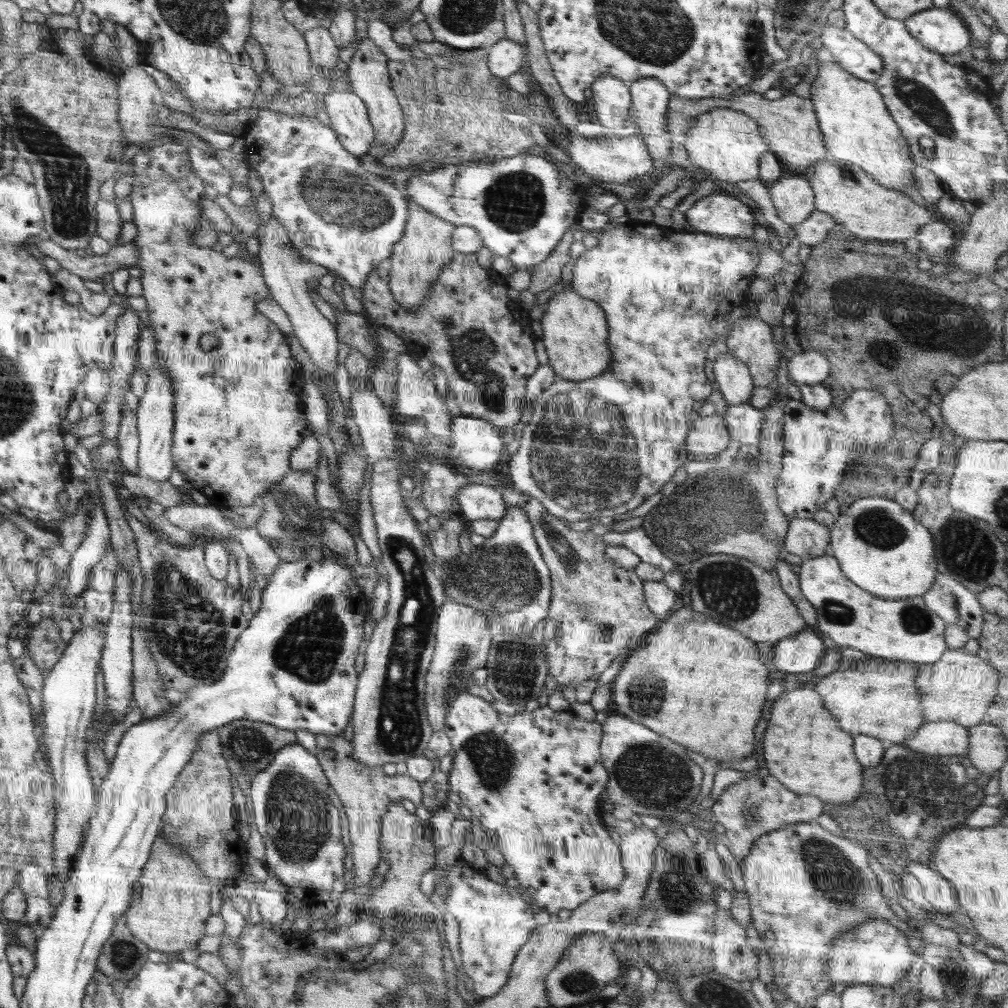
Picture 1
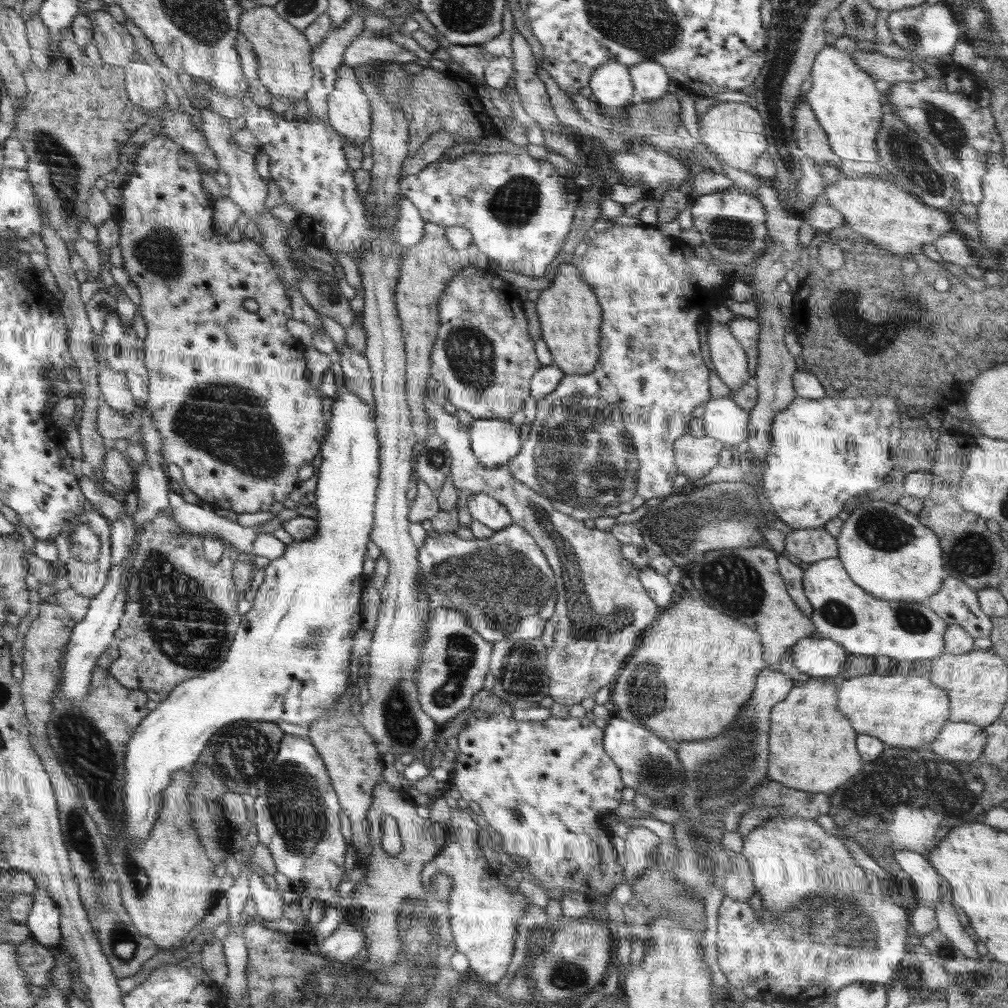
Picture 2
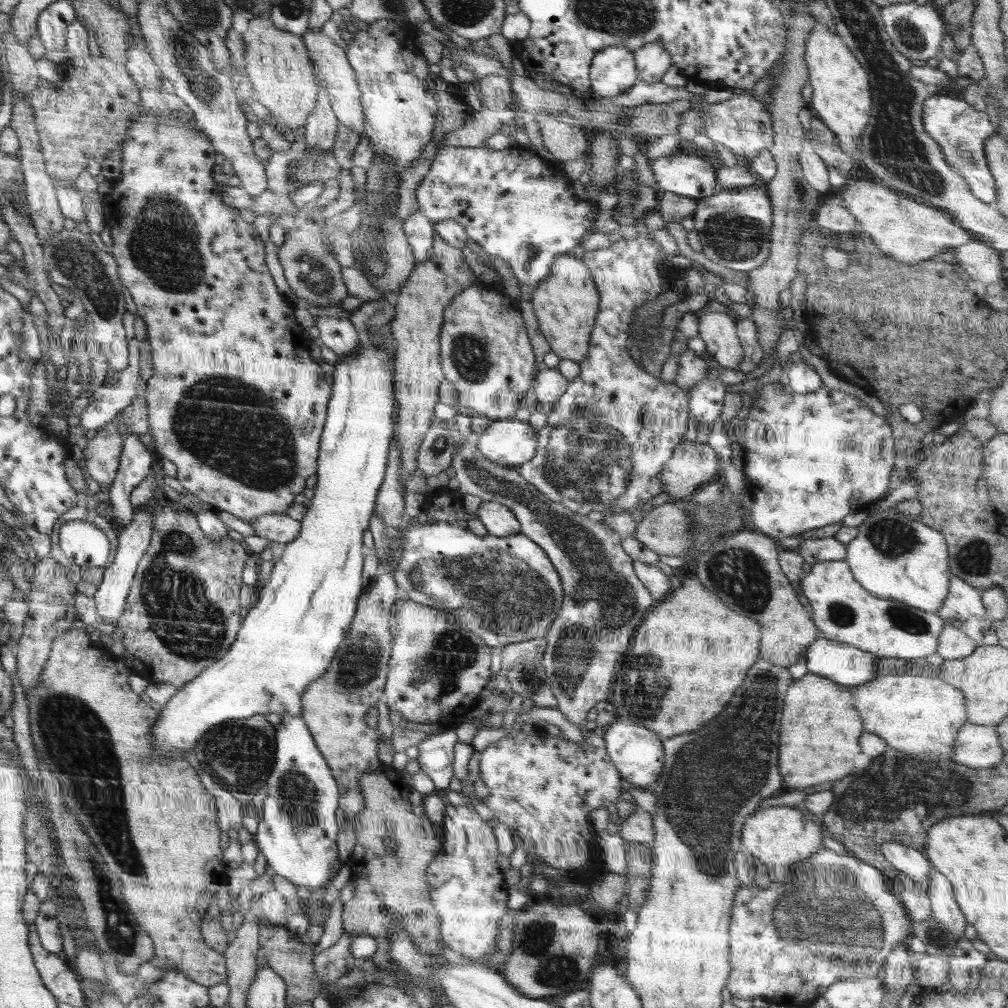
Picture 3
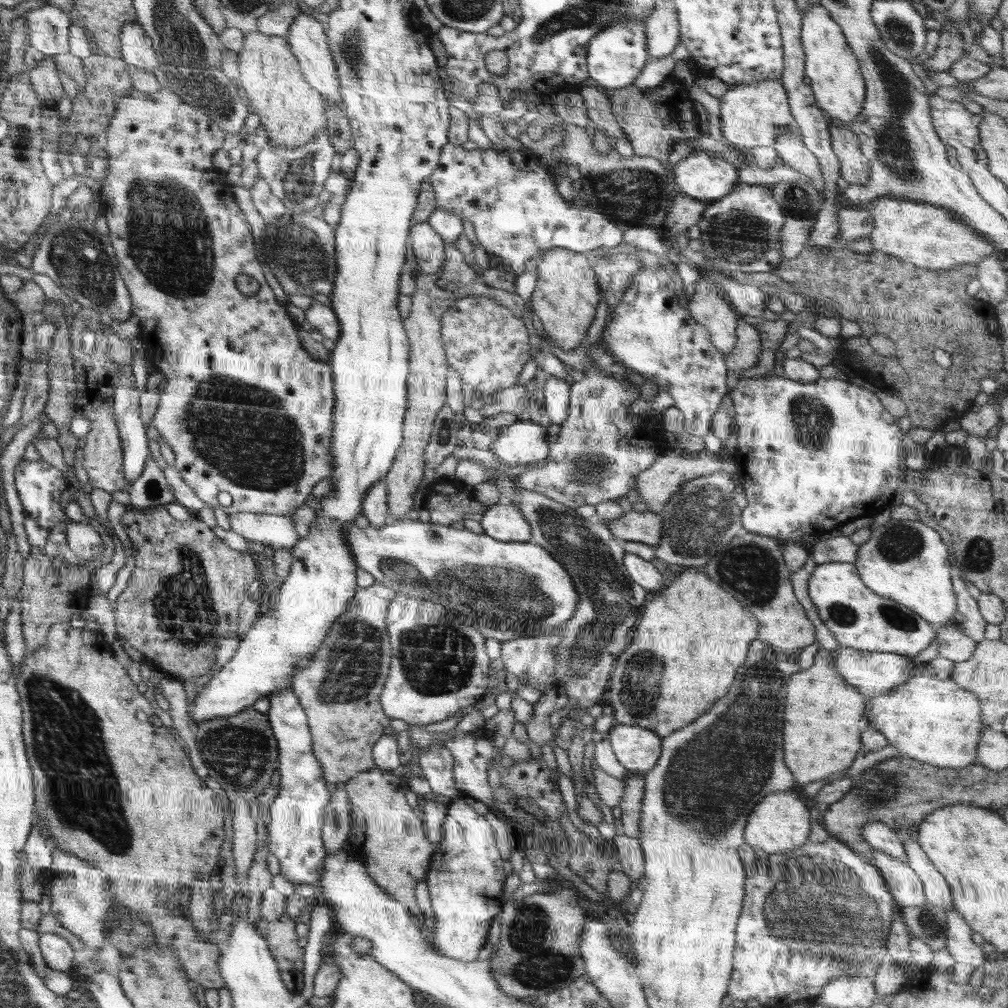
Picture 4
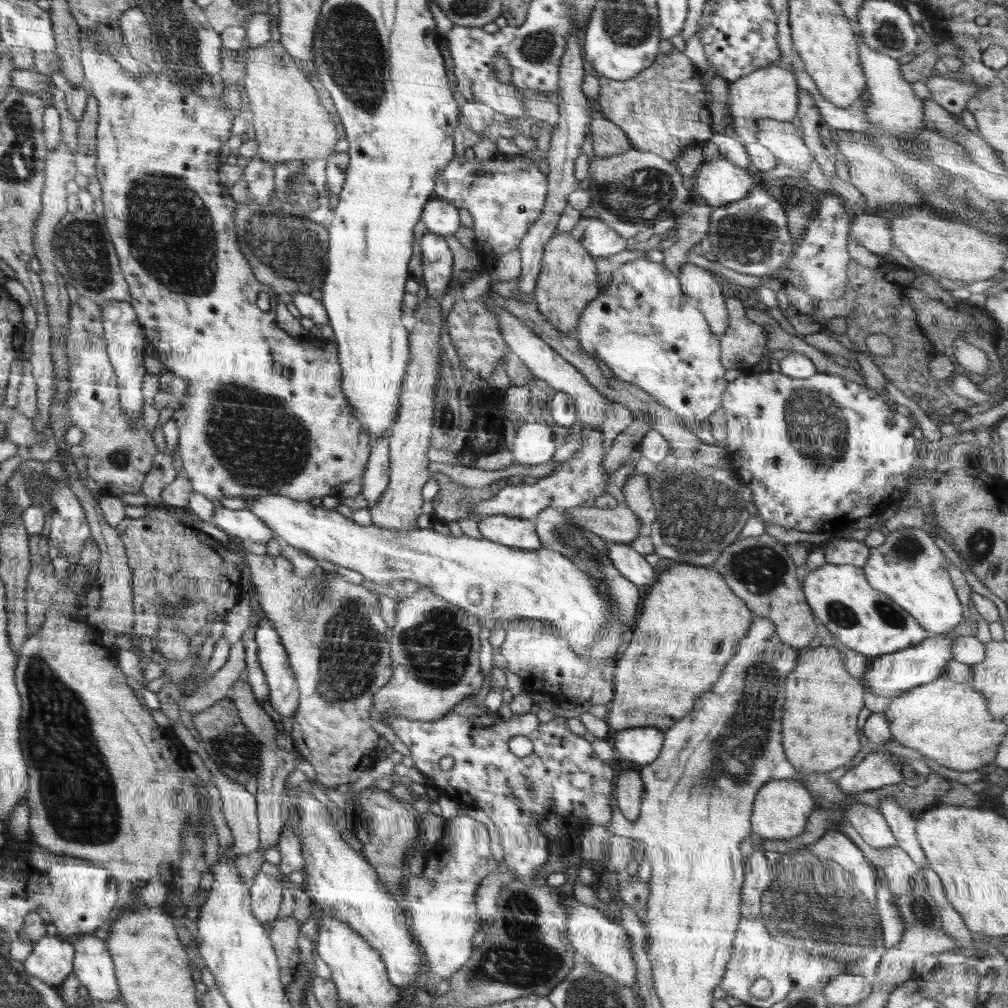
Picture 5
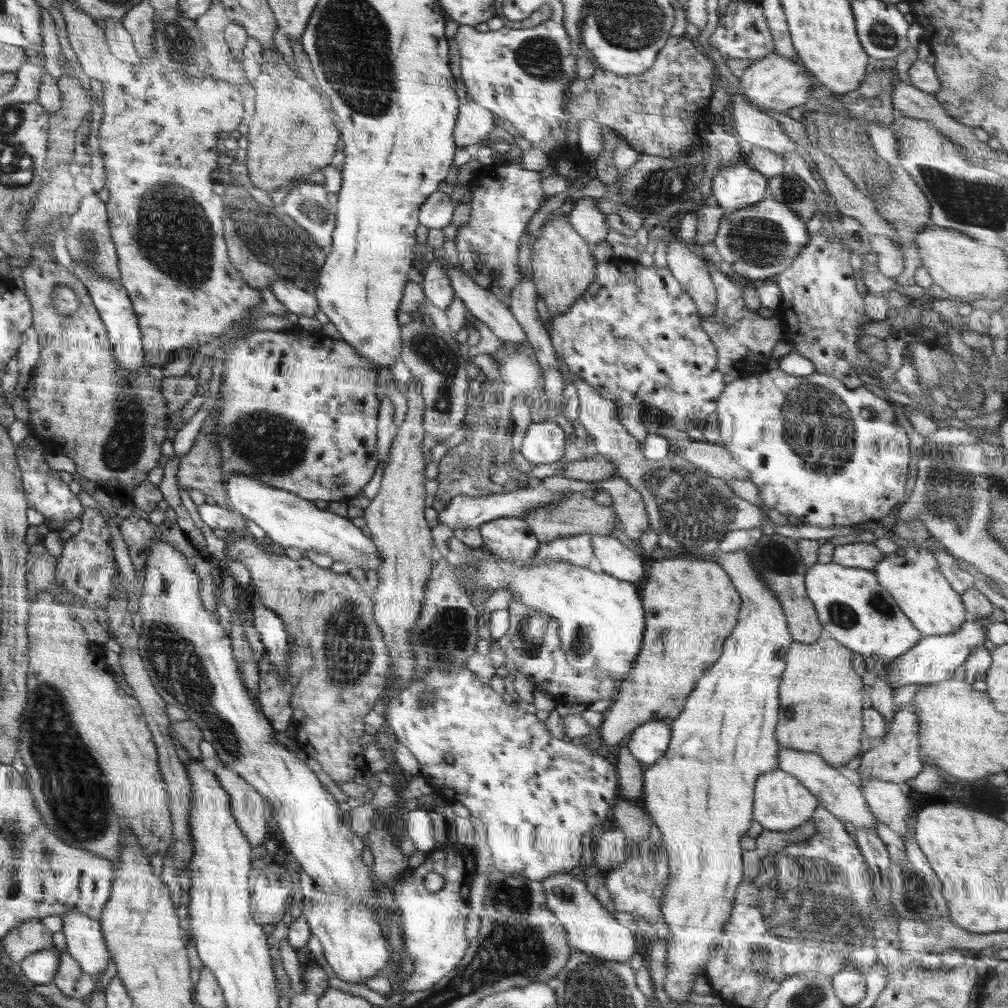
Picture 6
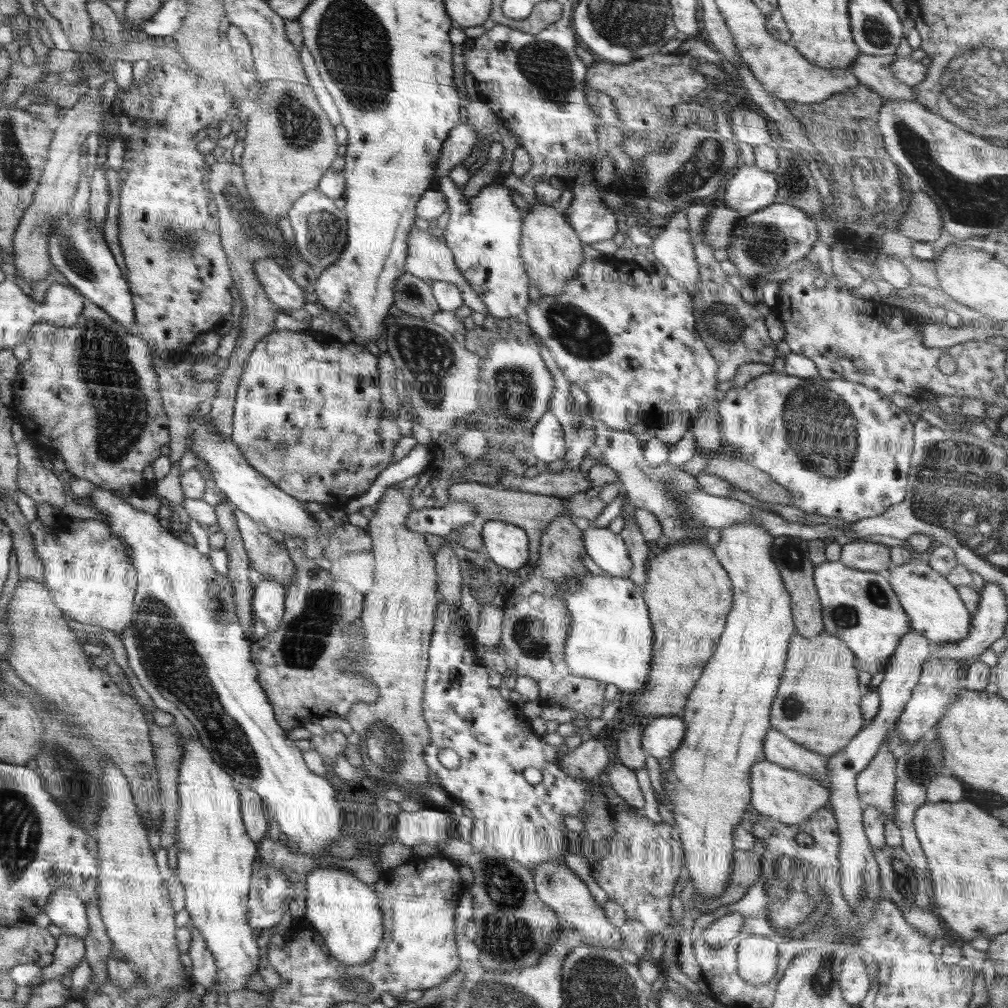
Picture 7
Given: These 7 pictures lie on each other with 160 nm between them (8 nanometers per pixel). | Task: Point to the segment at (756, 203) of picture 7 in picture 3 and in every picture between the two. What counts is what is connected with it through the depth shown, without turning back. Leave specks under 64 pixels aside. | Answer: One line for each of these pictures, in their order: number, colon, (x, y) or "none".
3: (691, 176)
4: (707, 177)
5: (719, 182)
6: (739, 186)

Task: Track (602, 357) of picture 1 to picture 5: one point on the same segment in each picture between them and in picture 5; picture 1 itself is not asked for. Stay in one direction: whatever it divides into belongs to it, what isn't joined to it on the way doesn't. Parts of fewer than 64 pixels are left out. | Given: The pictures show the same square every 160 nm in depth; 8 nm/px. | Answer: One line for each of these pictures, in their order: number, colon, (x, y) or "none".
2: (570, 316)
3: (566, 302)
4: (566, 295)
5: (568, 279)

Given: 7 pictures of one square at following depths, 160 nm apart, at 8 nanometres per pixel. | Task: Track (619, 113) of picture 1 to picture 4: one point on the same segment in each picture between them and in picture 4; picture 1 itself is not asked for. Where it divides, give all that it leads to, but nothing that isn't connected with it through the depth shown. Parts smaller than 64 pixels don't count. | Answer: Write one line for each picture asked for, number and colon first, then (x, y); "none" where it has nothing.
2: (611, 84)
3: (612, 72)
4: (616, 56)

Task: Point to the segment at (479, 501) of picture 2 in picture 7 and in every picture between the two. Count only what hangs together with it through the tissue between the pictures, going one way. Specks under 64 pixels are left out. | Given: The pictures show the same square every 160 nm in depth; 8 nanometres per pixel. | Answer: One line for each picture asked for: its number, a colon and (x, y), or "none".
3: (498, 520)
4: (505, 523)
5: (510, 531)
6: (510, 537)
7: (507, 545)

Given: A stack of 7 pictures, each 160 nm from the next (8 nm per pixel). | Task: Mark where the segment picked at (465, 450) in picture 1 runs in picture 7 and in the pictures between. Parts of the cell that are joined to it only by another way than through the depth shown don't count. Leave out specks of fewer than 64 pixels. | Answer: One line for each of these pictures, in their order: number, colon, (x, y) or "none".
2: (495, 442)
3: (510, 442)
4: (524, 442)
5: (534, 443)
6: (543, 443)
7: (547, 443)

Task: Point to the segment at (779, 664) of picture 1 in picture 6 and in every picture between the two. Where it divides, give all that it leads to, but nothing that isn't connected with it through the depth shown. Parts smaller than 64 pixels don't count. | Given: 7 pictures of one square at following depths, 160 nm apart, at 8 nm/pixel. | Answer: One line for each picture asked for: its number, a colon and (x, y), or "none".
2: (818, 657)
3: (845, 664)
4: (874, 673)
5: (888, 675)
6: (933, 659)

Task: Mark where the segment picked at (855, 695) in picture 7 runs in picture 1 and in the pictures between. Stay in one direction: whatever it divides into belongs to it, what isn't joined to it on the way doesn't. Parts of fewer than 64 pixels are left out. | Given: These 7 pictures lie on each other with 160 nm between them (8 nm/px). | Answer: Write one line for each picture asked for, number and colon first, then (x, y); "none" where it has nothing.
1: (804, 749)
2: (812, 748)
3: (820, 729)
4: (823, 711)
5: (823, 700)
6: (821, 710)

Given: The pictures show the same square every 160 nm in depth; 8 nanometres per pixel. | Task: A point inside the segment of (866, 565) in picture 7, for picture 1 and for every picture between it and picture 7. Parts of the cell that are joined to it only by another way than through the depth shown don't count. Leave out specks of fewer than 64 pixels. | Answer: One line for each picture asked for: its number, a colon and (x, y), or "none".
1: (805, 538)
2: (810, 545)
3: (813, 551)
4: (841, 549)
5: (842, 551)
6: (863, 555)

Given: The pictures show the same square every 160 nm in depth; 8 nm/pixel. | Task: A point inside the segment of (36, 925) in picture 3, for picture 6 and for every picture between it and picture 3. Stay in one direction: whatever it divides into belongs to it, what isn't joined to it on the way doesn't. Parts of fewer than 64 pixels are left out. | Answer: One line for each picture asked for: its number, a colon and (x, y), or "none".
4: (57, 952)
5: (51, 960)
6: (41, 967)

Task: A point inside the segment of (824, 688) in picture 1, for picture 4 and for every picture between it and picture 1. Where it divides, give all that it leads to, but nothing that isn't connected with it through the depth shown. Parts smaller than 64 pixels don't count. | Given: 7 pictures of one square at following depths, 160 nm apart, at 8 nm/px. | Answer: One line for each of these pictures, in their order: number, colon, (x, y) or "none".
2: (904, 709)
3: (916, 713)
4: (927, 718)

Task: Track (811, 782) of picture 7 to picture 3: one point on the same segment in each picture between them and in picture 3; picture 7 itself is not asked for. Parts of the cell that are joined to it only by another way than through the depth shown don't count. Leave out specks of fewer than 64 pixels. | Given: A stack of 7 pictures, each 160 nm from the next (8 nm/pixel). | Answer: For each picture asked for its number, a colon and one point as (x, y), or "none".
3: (779, 836)
4: (780, 822)
5: (781, 808)
6: (781, 802)

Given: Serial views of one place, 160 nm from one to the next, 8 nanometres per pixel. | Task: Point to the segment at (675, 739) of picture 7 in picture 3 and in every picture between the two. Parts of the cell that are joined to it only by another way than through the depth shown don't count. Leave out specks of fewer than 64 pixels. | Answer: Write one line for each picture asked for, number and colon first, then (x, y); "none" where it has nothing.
3: (637, 753)
4: (637, 748)
5: (642, 745)
6: (648, 743)

